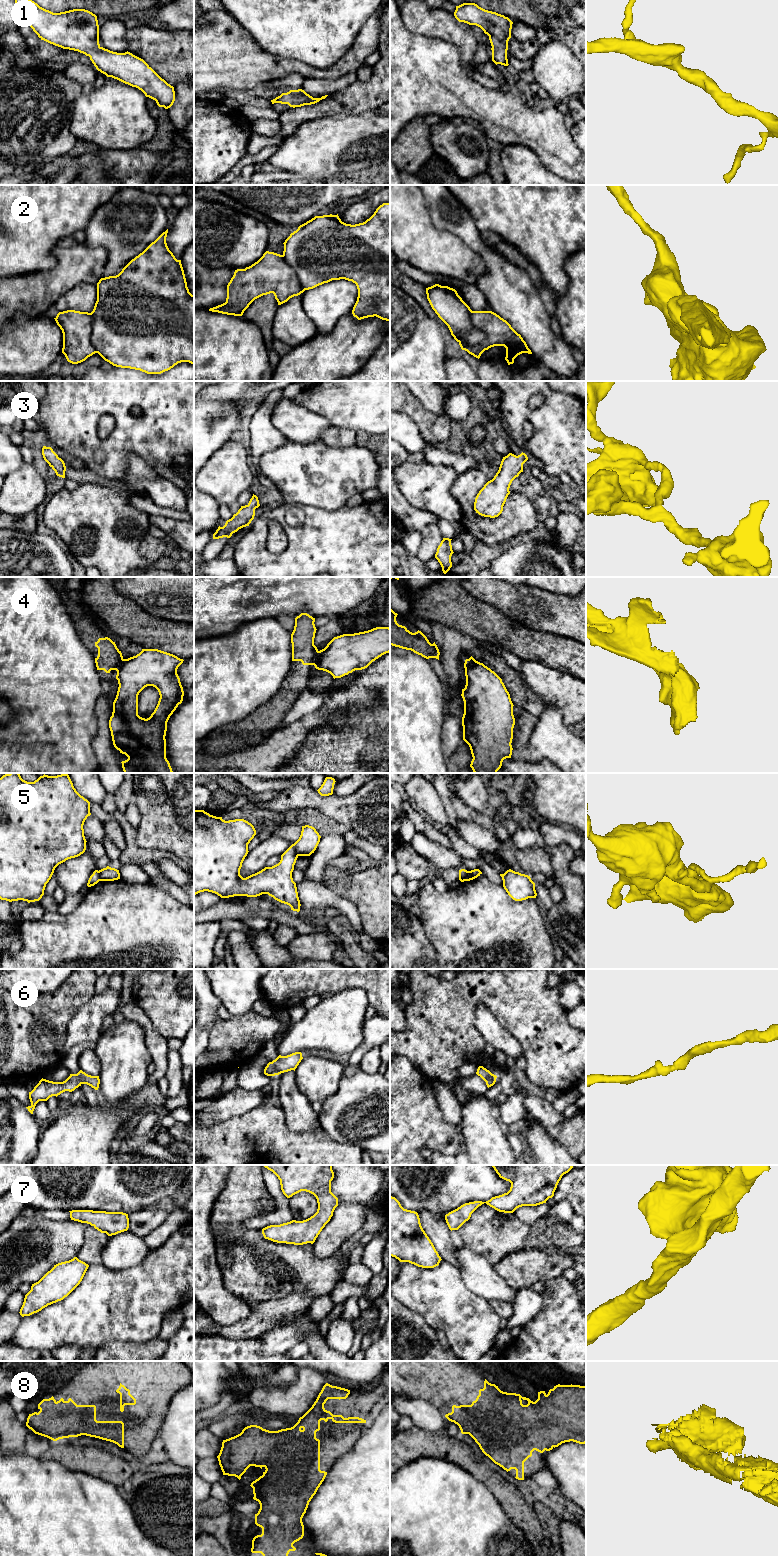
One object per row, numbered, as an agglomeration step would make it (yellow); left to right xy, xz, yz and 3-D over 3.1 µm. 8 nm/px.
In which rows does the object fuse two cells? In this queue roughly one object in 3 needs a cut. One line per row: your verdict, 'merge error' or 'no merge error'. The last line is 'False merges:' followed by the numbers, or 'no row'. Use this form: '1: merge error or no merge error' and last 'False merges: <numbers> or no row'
1: no merge error
2: merge error
3: no merge error
4: merge error
5: merge error
6: no merge error
7: no merge error
8: no merge error
False merges: 2, 4, 5

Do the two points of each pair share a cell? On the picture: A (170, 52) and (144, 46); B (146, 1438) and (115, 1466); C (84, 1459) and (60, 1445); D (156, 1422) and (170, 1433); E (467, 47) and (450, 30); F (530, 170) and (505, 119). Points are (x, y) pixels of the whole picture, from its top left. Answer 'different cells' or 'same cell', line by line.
A: same cell
B: different cells
C: same cell
D: different cells
E: same cell
F: different cells

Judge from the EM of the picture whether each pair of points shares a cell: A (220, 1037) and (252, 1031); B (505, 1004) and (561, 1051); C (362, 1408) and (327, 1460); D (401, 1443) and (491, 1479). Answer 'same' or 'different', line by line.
A: same
B: same
C: same
D: same

